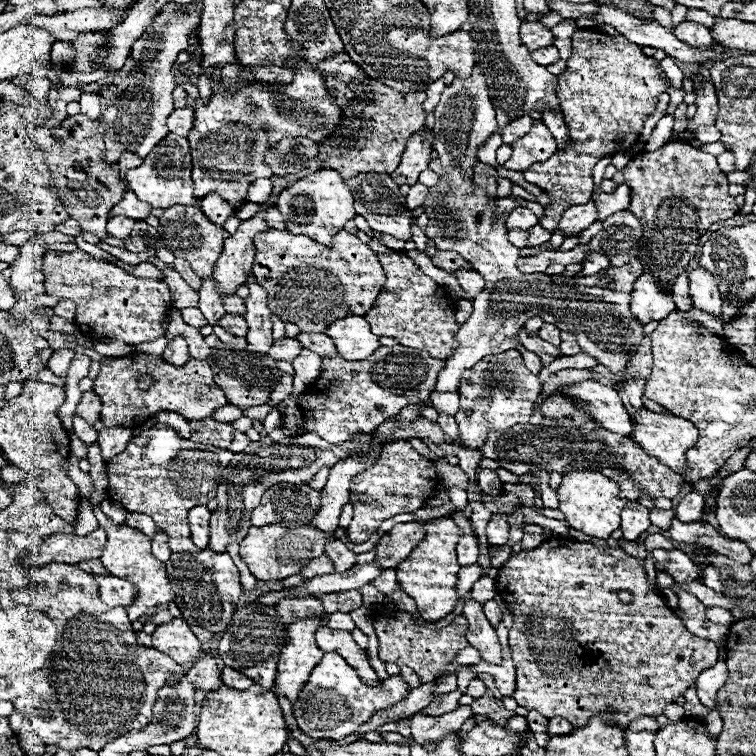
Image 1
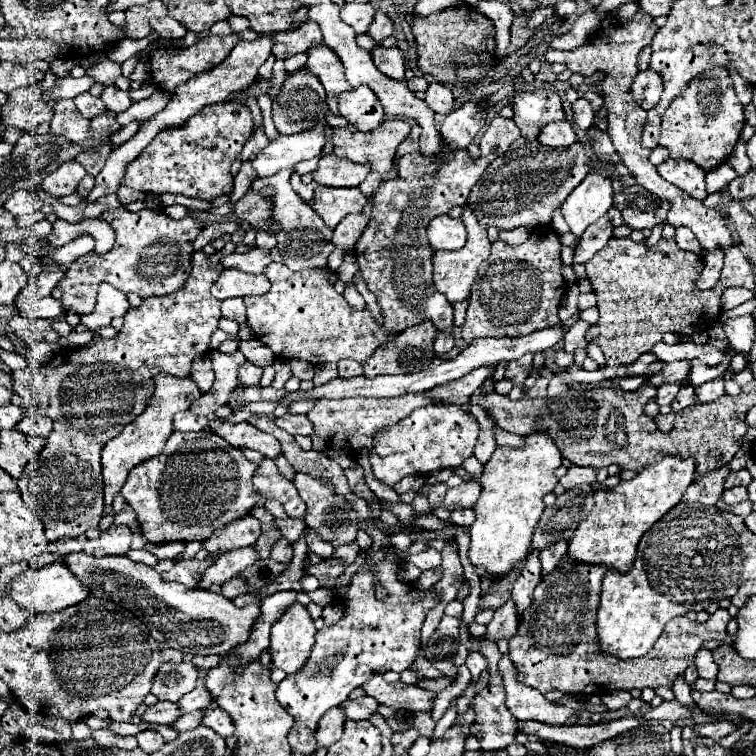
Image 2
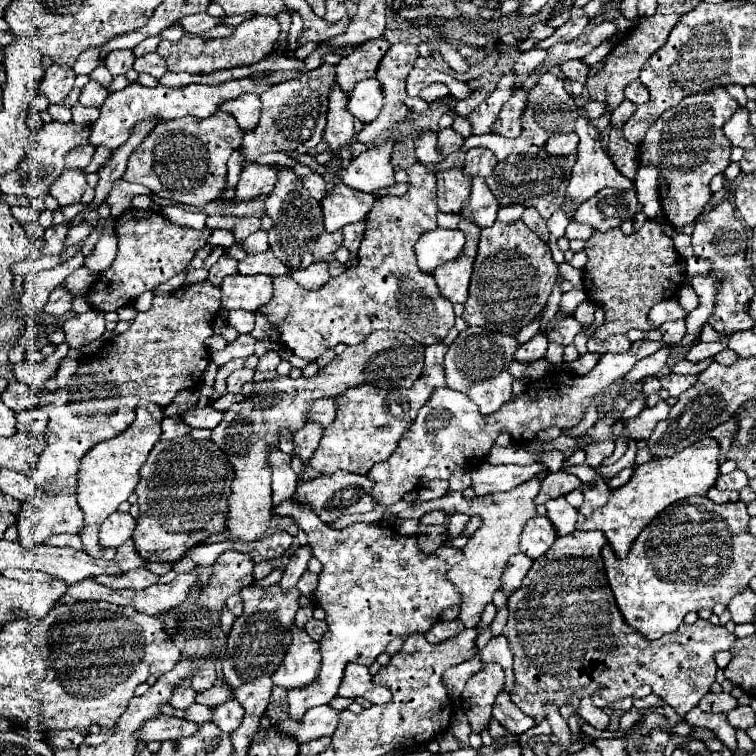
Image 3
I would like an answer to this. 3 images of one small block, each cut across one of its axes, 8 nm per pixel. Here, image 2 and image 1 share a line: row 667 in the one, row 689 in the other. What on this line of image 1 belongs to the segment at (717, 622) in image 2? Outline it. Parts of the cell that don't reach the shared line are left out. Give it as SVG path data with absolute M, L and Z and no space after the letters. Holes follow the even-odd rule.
M562 536L548 538L538 548L522 550L508 558L498 572L496 588L514 616L510 648L516 664L514 698L518 706L538 710L546 718L562 716L574 728L584 726L596 710L606 710L608 706L624 714L612 718L624 728L632 720L658 716L666 704L672 704L696 682L700 670L714 666L718 660L718 646L688 632L666 604L666 598L648 580L644 560L626 554L622 548L596 548ZM620 590L632 594L630 604L618 600Z

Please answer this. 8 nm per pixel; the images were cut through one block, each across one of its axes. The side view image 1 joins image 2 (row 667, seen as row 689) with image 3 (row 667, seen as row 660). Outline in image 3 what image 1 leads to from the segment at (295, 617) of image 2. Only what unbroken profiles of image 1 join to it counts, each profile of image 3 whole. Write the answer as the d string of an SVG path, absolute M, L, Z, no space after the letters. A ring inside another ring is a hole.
M290 628L292 642L280 662L278 670L272 674L272 682L280 688L302 688L308 686L320 670L320 644L308 636L302 628Z

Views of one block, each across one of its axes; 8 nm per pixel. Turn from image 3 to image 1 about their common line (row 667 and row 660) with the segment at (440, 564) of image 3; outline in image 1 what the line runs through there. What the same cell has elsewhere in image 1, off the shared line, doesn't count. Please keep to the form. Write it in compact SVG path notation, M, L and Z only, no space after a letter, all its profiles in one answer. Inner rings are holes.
M324 654L322 662L318 662L312 670L304 690L300 692L300 698L292 706L292 712L298 722L298 728L310 738L340 740L350 734L356 734L356 730L362 724L370 722L376 712L392 708L394 704L404 700L408 692L410 686L400 674L388 676L386 680L378 680L378 686L368 686L362 682L356 668L352 668L340 654Z

